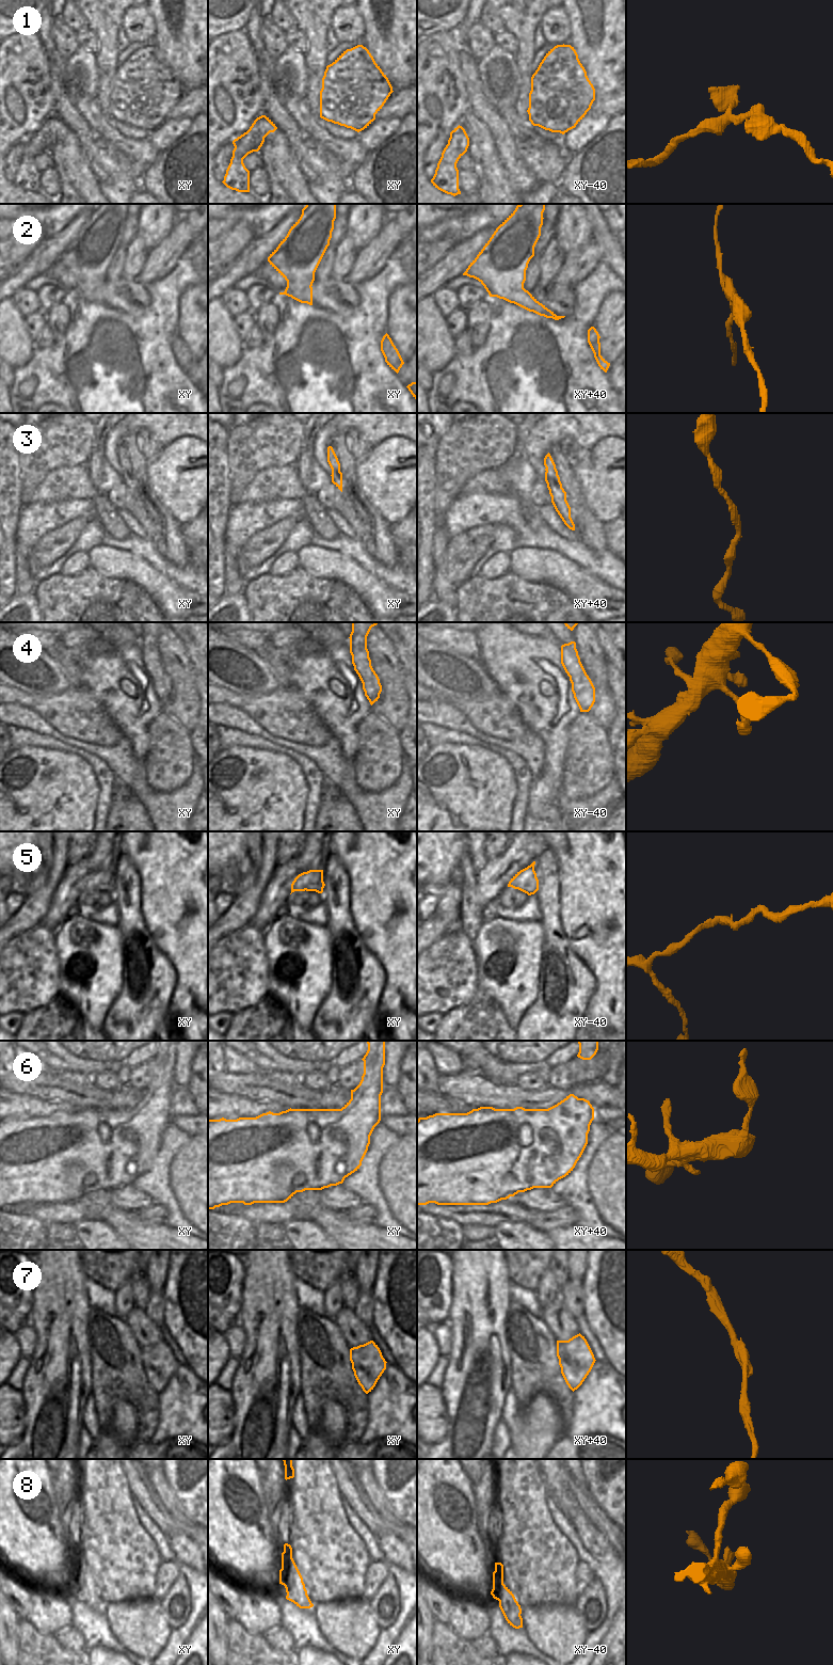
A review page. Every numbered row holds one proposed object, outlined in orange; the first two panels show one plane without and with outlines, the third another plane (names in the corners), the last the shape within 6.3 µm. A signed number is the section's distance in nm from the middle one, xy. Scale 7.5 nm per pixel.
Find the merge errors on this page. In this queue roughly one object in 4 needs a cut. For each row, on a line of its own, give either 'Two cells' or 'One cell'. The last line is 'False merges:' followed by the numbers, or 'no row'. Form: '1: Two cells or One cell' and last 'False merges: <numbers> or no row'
1: One cell
2: Two cells
3: One cell
4: One cell
5: One cell
6: One cell
7: Two cells
8: One cell
False merges: 2, 7.

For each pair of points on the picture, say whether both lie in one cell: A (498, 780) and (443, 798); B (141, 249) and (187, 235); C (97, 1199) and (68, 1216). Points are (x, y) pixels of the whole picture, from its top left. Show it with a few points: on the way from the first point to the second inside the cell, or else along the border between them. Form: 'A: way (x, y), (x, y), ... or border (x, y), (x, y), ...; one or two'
A: way (484, 782), (475, 786), (463, 796), (457, 798); one
B: border (148, 250), (143, 269), (139, 273); two
C: border (76, 1202), (84, 1205), (96, 1218); two

